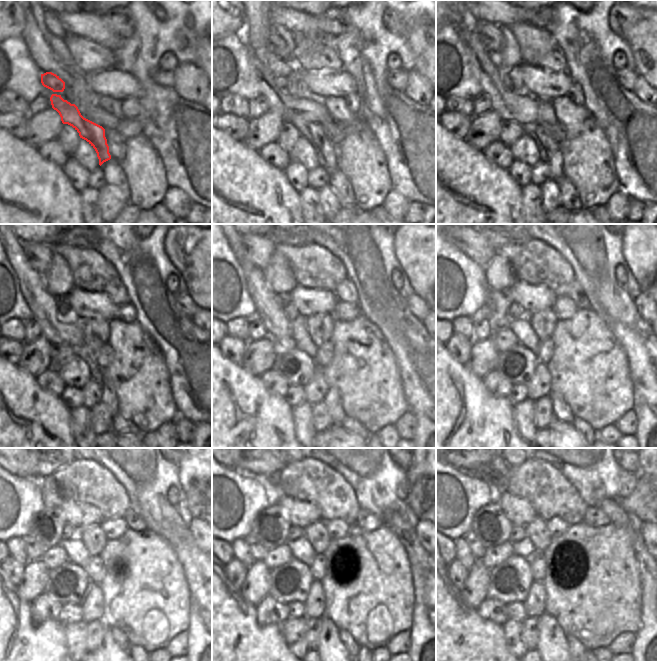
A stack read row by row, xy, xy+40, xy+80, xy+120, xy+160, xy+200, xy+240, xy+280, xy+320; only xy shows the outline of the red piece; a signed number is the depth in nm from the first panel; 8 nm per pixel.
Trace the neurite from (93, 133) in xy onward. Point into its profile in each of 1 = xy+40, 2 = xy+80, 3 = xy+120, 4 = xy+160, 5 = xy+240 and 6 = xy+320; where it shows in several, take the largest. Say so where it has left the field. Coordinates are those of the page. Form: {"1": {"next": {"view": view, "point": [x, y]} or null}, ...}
{"1": {"next": {"view": "xy+40", "point": [326, 154]}}, "2": {"next": {"view": "xy+80", "point": [549, 152]}}, "3": {"next": {"view": "xy+120", "point": [108, 396]}}, "4": {"next": {"view": "xy+160", "point": [332, 399]}}, "5": {"next": {"view": "xy+240", "point": [118, 635]}}, "6": {"next": {"view": "xy+320", "point": [577, 651]}}}

